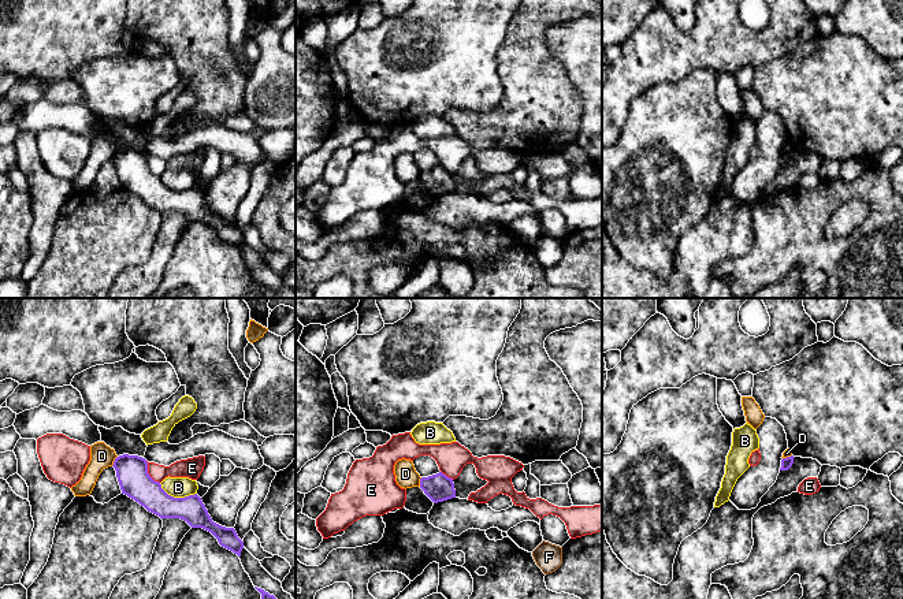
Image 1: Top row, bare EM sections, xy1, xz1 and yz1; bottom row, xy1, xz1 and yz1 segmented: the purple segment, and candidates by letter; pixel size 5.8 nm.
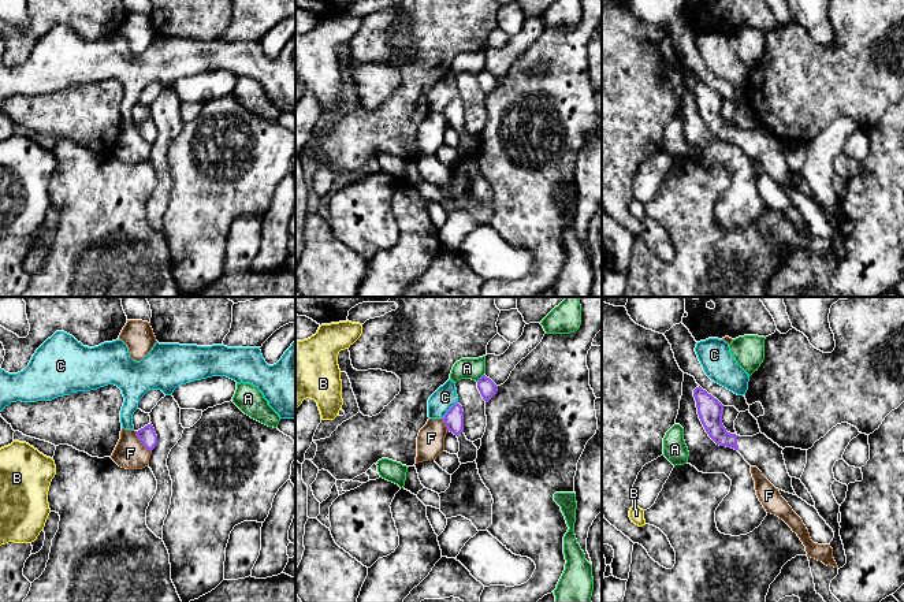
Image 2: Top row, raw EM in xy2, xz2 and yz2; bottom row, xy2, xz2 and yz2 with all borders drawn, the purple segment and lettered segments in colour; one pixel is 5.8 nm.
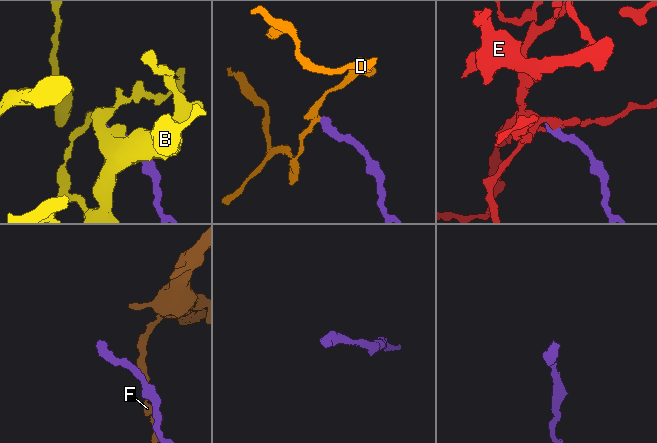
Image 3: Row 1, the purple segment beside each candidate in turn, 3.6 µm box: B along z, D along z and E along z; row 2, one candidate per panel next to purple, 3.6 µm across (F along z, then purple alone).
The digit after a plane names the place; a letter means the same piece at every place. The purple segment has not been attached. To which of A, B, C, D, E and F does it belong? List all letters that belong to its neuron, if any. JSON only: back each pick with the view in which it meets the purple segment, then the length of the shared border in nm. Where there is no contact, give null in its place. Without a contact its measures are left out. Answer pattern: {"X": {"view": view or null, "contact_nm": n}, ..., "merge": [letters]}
{"merge": []}

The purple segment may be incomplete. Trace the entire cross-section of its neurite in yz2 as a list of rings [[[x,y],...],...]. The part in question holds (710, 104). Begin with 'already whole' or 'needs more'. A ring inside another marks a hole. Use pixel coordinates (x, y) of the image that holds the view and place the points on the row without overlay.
needs more | [[[700,79],[693,83],[693,90],[699,112],[708,130],[717,138],[737,144],[775,182],[796,189],[792,181],[792,171],[785,159],[782,141],[762,126],[754,130],[740,130],[728,126],[722,118],[723,99]]]

